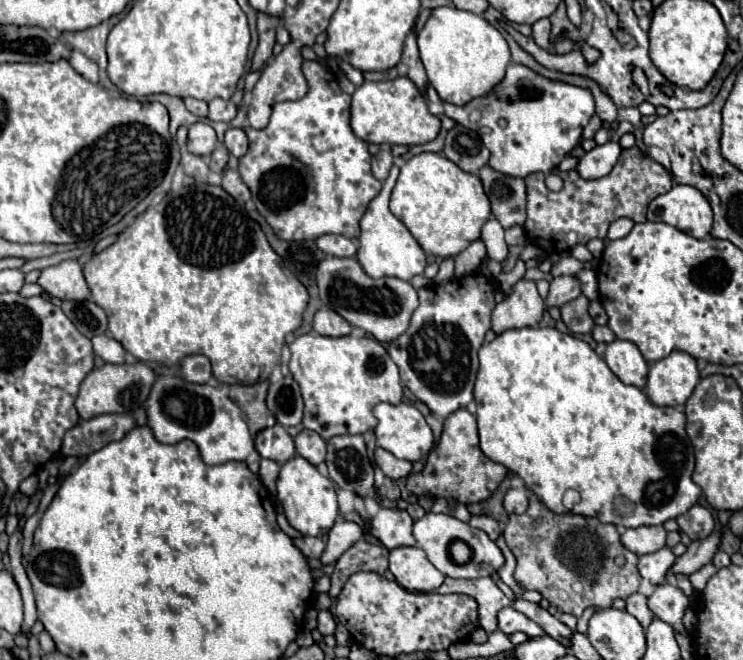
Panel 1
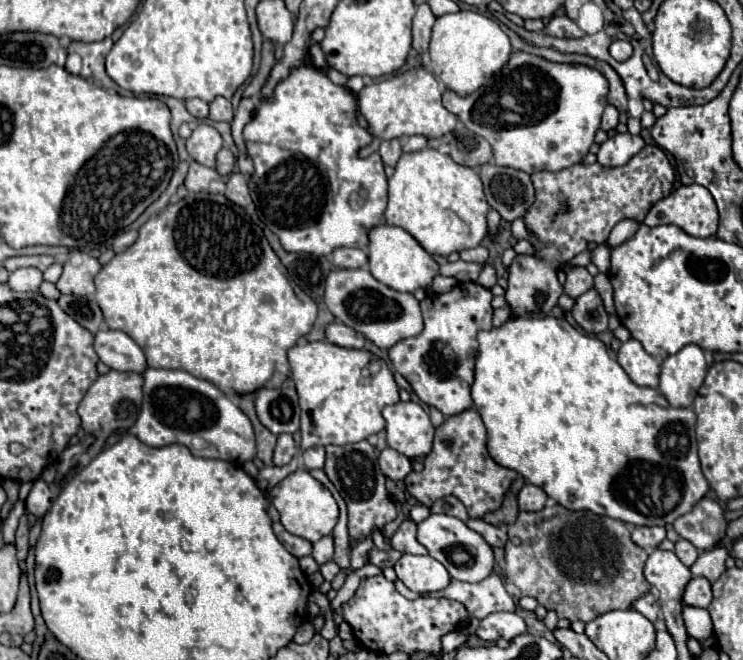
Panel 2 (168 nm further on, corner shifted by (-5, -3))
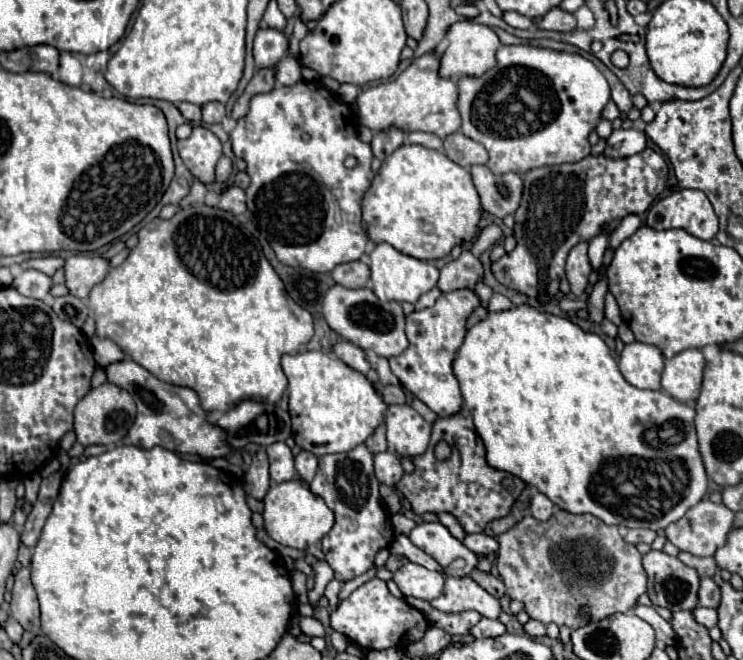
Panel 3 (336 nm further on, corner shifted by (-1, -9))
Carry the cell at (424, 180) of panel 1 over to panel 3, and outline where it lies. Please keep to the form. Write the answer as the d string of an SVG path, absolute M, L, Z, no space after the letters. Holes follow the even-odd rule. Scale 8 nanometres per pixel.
M399 146L389 158L381 162L379 172L371 180L369 190L361 198L363 228L373 244L387 242L401 254L413 256L417 260L437 260L451 252L453 246L473 240L479 230L481 202L479 194L471 182L469 170L449 160L443 152L429 150L425 146Z

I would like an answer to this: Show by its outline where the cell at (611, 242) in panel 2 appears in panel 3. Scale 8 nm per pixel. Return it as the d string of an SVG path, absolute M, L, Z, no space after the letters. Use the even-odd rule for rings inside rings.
M677 190L649 208L647 226L655 230L683 228L695 238L711 240L717 234L717 216L701 190Z

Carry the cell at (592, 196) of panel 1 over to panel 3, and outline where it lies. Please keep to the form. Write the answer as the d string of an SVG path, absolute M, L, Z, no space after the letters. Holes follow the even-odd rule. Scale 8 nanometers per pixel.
M651 148L627 158L591 154L581 162L529 170L523 176L523 198L515 212L517 246L493 262L493 276L521 294L549 302L559 292L571 248L579 242L589 242L603 224L615 230L627 214L643 214L665 188L667 174L669 168L663 156Z

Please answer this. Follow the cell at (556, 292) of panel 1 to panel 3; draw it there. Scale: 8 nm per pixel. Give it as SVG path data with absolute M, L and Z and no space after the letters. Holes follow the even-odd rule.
M579 242L569 252L569 258L567 258L565 272L567 272L571 292L575 296L581 296L585 292L587 282L589 282L589 274L593 272L593 266L591 266L589 256L587 256L587 248L589 248L589 242Z

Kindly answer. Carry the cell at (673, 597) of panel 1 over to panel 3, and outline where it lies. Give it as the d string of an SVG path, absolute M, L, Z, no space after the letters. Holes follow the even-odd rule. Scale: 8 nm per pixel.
M701 578L699 604L705 608L717 608L719 602L721 602L721 588L715 584L713 578Z

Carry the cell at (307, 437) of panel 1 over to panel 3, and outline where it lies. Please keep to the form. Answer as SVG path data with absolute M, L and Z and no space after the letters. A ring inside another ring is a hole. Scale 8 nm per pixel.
M299 452L295 456L295 470L299 474L299 478L303 482L311 482L315 472L317 472L317 456L315 454L309 454L309 452Z

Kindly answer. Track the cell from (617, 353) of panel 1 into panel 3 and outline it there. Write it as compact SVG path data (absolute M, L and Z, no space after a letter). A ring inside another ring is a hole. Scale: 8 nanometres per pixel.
M643 342L627 344L619 358L619 370L623 378L637 388L661 390L663 368L665 368L663 352L657 346Z

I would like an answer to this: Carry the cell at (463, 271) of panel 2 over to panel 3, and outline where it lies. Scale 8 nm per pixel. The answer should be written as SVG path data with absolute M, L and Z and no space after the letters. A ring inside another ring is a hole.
M463 250L457 260L451 260L441 268L437 288L441 292L473 288L481 280L481 276L483 276L483 266L479 258L475 258L469 250Z

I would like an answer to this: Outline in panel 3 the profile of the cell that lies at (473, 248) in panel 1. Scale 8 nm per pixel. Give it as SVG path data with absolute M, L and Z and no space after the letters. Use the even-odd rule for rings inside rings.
M491 224L480 230L475 242L473 242L473 246L471 246L471 252L475 256L481 256L485 250L489 250L493 247L493 244L497 244L502 237L501 228L497 224Z

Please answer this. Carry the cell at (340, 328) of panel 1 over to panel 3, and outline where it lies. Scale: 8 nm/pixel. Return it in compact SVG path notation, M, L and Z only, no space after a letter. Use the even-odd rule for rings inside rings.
M339 340L339 342L335 344L333 352L335 352L335 356L337 356L339 360L343 360L343 362L345 362L347 366L351 366L353 370L357 370L357 372L361 372L361 374L365 374L365 376L369 374L371 366L369 366L367 356L365 356L365 352L363 352L361 348L353 346L353 344L347 342L347 340Z

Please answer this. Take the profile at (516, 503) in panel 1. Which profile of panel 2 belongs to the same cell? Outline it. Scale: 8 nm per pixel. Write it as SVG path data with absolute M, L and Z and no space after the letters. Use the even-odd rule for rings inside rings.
M525 484L517 496L519 510L523 512L537 512L545 506L545 502L547 502L547 494L533 484Z

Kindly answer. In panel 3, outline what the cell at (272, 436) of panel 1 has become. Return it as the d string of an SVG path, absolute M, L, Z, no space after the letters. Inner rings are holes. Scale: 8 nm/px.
M275 442L273 446L267 446L267 456L269 456L269 474L273 482L293 480L295 476L293 454L285 442Z

